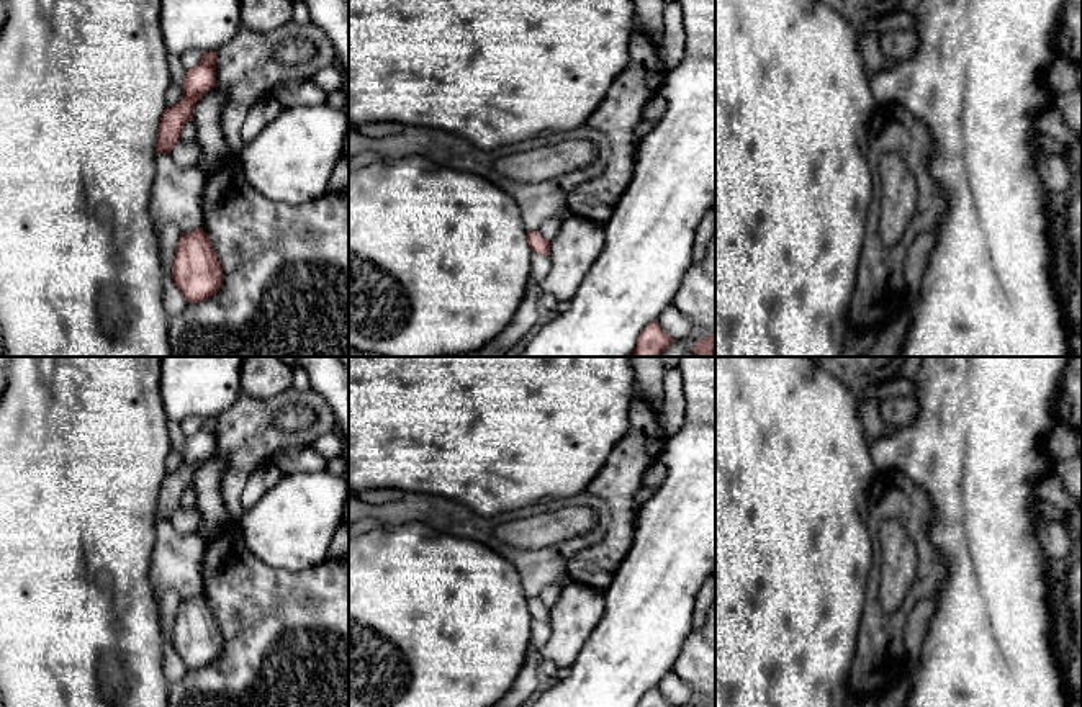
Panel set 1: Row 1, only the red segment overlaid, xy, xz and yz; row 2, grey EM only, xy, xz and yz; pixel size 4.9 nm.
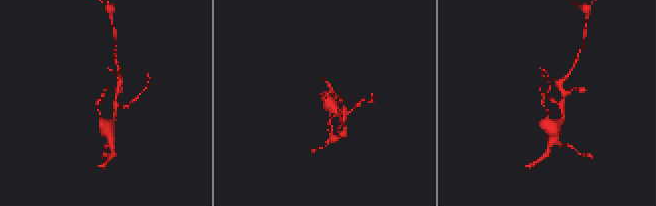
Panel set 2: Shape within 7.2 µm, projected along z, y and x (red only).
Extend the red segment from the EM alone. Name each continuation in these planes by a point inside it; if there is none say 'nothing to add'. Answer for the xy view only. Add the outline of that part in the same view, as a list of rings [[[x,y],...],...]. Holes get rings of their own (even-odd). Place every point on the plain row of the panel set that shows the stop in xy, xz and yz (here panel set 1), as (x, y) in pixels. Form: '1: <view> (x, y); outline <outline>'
nothing to add

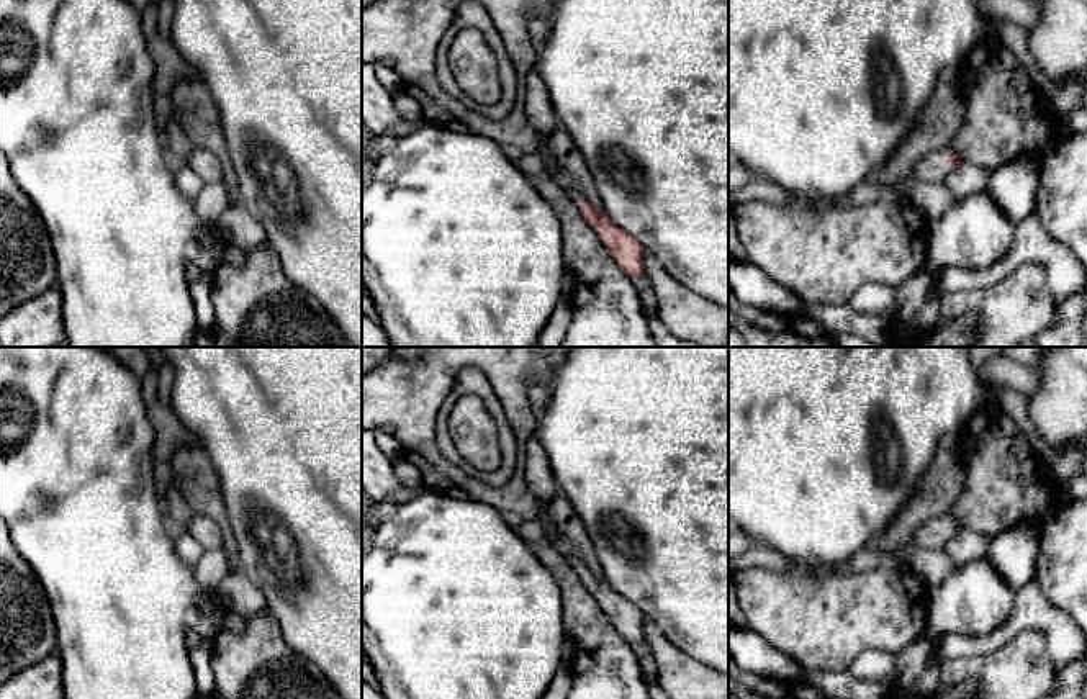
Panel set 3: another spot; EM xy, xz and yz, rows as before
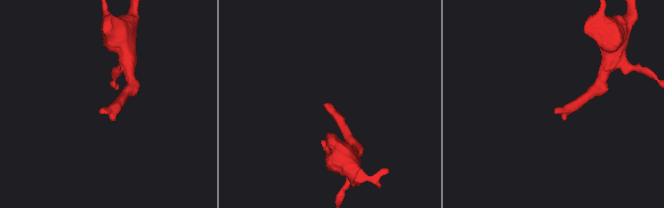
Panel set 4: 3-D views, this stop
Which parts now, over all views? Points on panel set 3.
1: yz (933, 534); outline [[[949,514],[933,517],[927,521],[923,525],[920,525],[912,537],[913,545],[930,550],[943,550],[943,547],[953,537],[946,530],[948,519]]]

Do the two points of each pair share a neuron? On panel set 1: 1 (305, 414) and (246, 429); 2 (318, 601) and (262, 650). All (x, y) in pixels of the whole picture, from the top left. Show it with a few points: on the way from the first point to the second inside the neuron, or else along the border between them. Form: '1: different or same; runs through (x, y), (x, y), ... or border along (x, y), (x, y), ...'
1: different; border along (274, 416), (285, 431), (315, 423)
2: same; runs through (305, 614), (288, 630), (282, 630), (275, 637)

